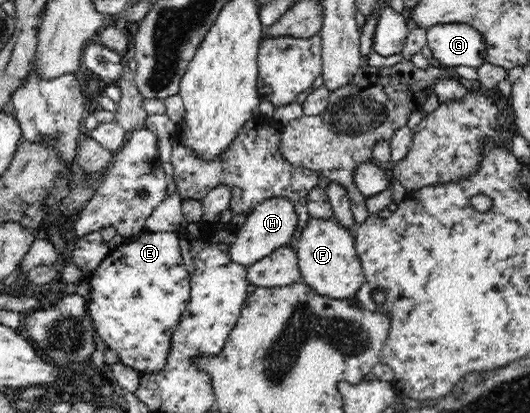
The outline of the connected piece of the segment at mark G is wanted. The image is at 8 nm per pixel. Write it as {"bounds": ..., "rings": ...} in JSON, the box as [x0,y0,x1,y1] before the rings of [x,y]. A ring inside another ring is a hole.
{"bounds":[426,24,486,68],"rings":[[[437,24],[426,33],[432,57],[445,66],[477,68],[486,62],[483,39],[468,24]]]}

